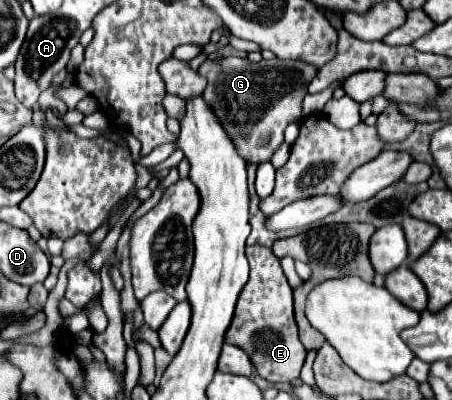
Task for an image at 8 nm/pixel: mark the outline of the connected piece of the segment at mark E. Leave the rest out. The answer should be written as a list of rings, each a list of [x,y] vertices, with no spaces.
[[[262,245],[246,247],[246,259],[250,263],[250,279],[238,297],[234,319],[224,335],[224,341],[246,351],[262,379],[270,383],[292,383],[298,379],[306,357],[306,349],[298,339],[298,327],[294,321],[292,287],[288,285],[272,249]]]

